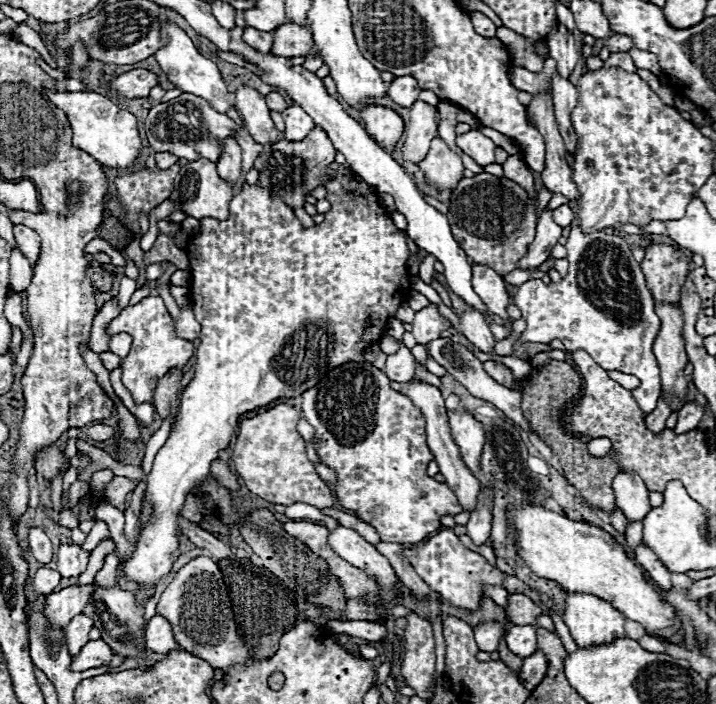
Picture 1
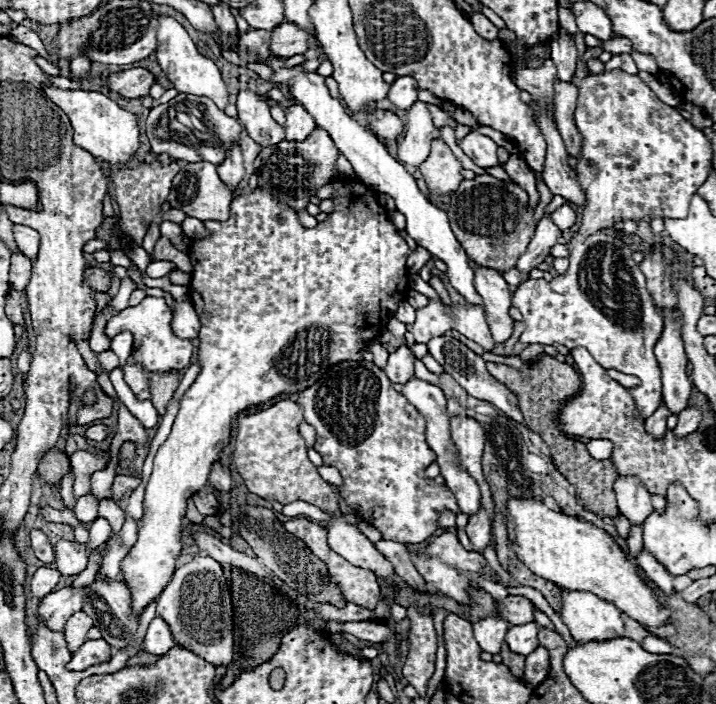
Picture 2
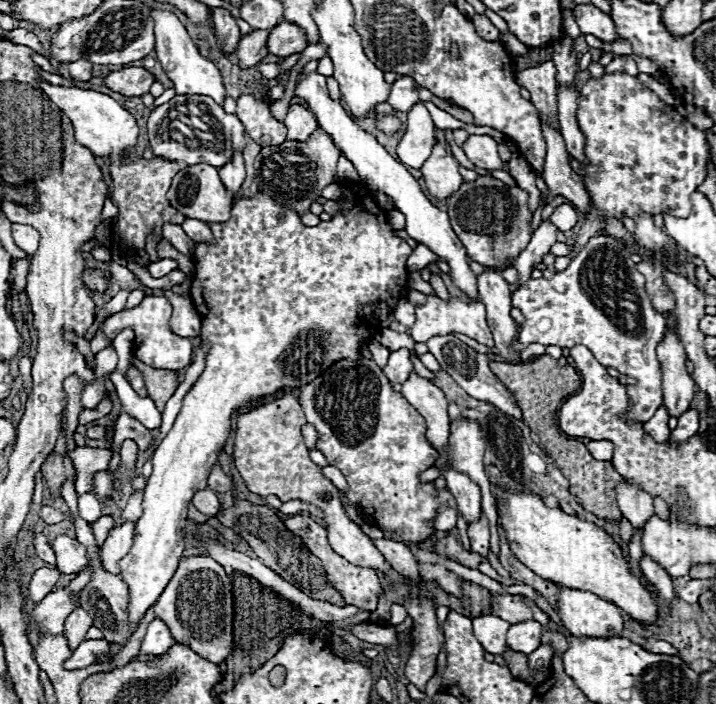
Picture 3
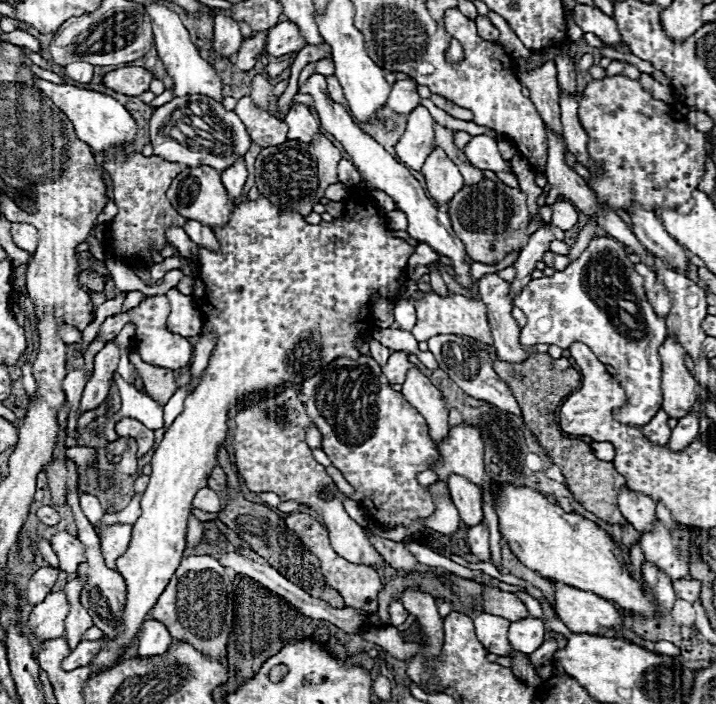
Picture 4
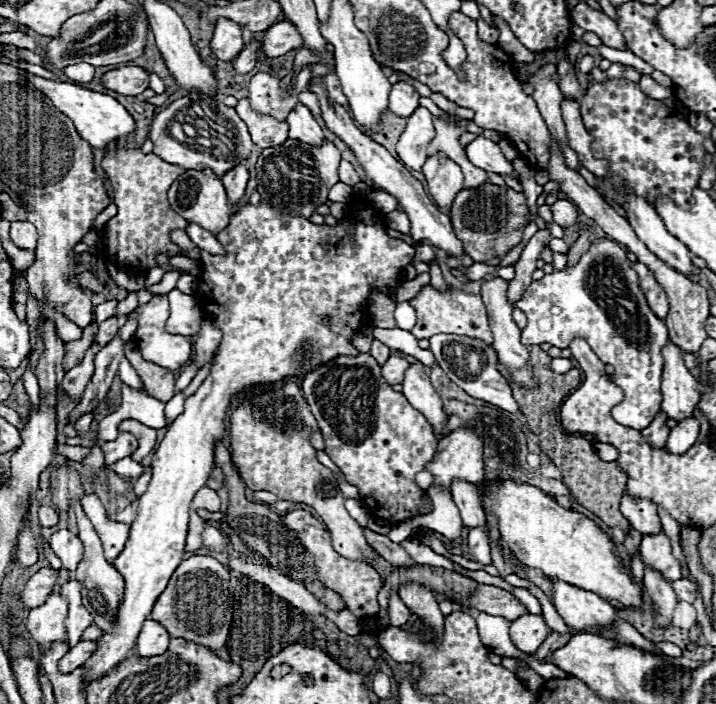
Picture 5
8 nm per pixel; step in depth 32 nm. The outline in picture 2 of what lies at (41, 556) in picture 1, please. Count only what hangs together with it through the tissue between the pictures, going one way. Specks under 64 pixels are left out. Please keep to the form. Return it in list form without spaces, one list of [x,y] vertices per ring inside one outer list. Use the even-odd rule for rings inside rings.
[[[32,530],[32,548],[34,548],[34,554],[38,560],[42,560],[46,564],[54,562],[54,550],[52,550],[52,544],[44,532]]]

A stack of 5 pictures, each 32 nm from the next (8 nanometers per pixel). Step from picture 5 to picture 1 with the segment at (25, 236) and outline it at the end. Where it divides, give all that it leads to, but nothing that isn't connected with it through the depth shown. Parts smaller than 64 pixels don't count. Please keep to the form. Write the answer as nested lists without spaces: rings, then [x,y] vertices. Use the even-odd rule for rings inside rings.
[[[22,224],[14,226],[14,236],[18,242],[18,250],[30,260],[30,264],[36,264],[38,260],[38,250],[40,250],[40,236]]]

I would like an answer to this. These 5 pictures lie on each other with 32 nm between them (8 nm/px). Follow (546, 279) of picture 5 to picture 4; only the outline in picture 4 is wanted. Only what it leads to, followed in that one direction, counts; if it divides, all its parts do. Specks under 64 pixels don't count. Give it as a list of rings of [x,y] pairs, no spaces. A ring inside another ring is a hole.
[[[602,236],[594,238],[590,246],[580,254],[576,262],[572,262],[566,270],[554,272],[552,276],[544,276],[532,280],[516,298],[514,306],[520,308],[528,322],[522,328],[520,344],[534,346],[534,344],[552,344],[566,348],[572,342],[584,342],[592,348],[592,352],[598,356],[598,360],[606,366],[612,366],[616,370],[616,380],[622,384],[626,392],[626,404],[618,410],[614,410],[614,416],[622,424],[634,424],[636,428],[646,426],[654,414],[660,410],[662,404],[662,392],[660,392],[660,374],[662,374],[662,362],[658,348],[664,344],[668,332],[664,318],[656,316],[652,306],[648,304],[648,298],[642,288],[642,276],[634,270],[634,262],[628,260],[630,250],[620,244],[614,238]]]

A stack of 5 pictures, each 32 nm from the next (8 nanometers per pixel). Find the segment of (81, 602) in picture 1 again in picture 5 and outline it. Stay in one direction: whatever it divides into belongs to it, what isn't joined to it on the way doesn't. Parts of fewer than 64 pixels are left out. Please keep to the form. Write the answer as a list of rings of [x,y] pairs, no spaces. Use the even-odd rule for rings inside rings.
[[[50,594],[46,604],[32,608],[26,620],[26,630],[36,644],[46,652],[50,644],[66,640],[66,600],[60,594]]]

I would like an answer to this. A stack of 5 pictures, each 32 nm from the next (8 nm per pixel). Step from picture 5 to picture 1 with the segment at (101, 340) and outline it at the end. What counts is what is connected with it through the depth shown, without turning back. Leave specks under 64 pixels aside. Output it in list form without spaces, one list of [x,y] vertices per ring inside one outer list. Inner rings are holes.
[[[146,296],[136,306],[126,306],[108,326],[108,334],[128,332],[134,342],[122,364],[122,382],[130,390],[134,402],[150,402],[154,396],[154,378],[164,376],[172,368],[184,368],[194,354],[194,344],[182,340],[174,332],[174,320],[158,296]]]

